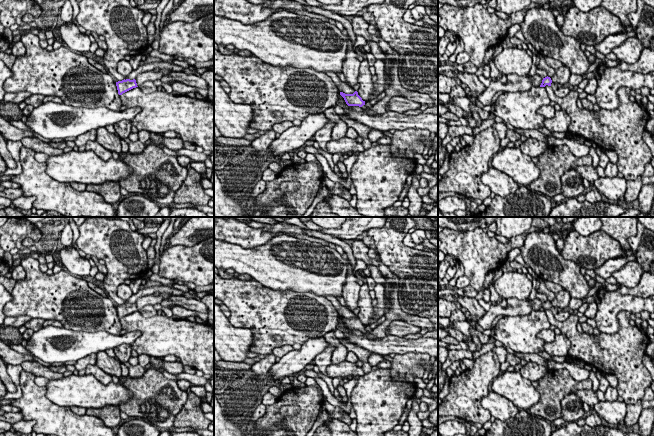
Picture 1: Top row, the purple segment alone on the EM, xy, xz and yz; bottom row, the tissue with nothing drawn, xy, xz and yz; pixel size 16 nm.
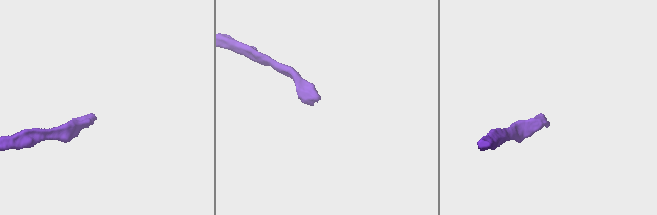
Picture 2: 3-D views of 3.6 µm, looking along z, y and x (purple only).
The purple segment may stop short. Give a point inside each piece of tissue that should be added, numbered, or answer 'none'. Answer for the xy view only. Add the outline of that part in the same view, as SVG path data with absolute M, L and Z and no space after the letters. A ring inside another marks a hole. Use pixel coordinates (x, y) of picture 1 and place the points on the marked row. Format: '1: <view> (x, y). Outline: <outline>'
none

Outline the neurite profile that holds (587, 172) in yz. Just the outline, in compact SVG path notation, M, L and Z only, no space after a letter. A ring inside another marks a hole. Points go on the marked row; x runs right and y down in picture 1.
M577 166L574 170L576 170L583 179L587 179L592 184L600 177L596 172L596 168L592 166Z

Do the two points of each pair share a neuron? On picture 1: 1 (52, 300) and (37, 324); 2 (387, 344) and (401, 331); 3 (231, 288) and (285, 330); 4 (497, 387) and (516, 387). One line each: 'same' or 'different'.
1: different
2: different
3: same
4: same

